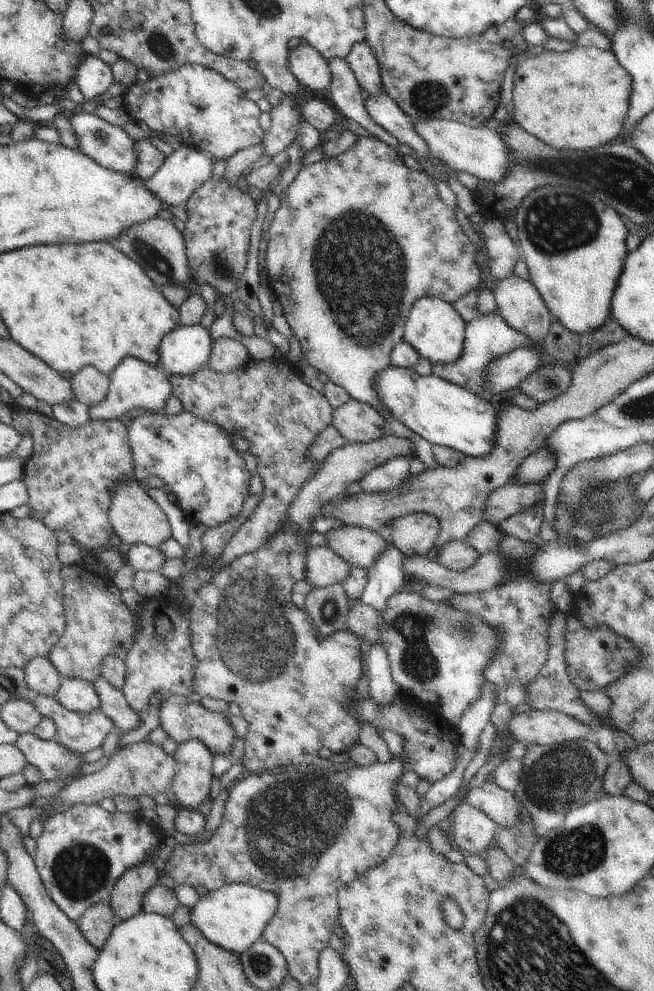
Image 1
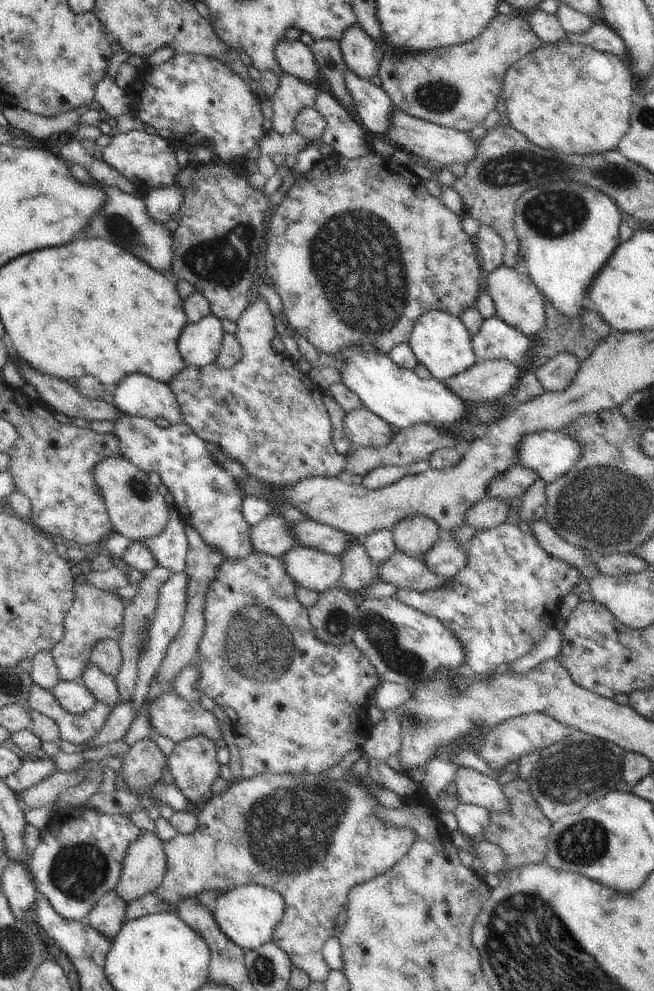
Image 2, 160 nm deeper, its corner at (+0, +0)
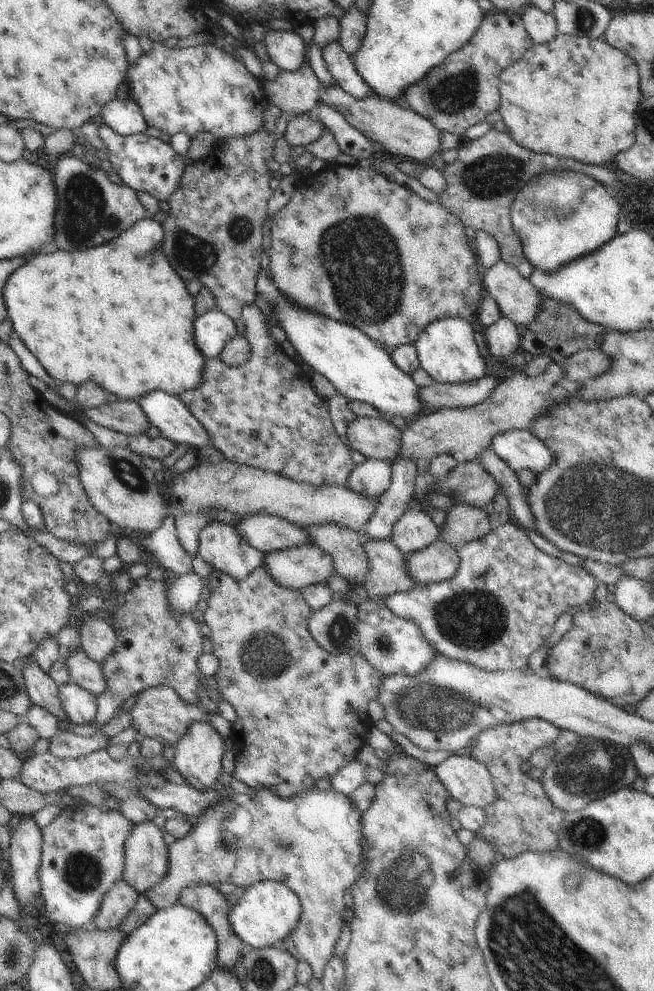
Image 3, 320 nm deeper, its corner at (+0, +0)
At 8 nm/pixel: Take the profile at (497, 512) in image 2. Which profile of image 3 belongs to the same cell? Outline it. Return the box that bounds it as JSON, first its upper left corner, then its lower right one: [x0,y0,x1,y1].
[438,503,491,550]

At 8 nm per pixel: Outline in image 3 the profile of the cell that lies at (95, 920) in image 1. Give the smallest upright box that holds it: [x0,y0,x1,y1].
[92,879,139,931]

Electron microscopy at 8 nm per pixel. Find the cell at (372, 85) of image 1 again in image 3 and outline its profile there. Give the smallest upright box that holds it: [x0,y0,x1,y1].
[340,6,367,58]

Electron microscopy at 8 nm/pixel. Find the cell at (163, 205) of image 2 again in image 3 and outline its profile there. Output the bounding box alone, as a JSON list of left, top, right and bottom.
[4,218,208,401]

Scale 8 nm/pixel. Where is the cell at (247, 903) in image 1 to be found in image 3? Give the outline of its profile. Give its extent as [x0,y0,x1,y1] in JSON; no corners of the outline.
[229,880,301,949]

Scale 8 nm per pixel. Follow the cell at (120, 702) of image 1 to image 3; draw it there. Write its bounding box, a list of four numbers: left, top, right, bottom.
[65,648,107,696]

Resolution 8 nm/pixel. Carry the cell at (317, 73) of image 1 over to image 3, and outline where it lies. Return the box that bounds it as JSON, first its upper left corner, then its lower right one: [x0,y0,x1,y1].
[263,29,308,71]

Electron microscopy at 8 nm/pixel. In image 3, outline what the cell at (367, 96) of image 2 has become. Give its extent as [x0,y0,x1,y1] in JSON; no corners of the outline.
[322,39,374,99]

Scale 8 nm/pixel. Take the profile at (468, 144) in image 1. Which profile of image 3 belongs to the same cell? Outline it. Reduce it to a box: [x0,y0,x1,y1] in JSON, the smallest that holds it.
[320,85,441,162]

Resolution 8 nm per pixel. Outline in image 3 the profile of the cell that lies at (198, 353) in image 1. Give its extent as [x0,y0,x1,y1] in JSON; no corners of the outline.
[194,308,237,359]

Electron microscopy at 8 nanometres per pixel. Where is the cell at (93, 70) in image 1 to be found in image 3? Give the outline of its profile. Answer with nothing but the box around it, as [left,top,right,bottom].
[99,98,149,136]

